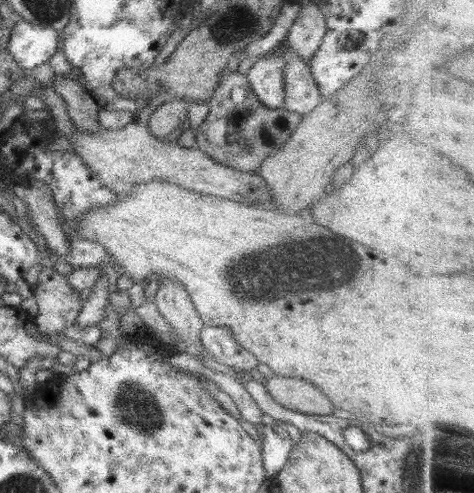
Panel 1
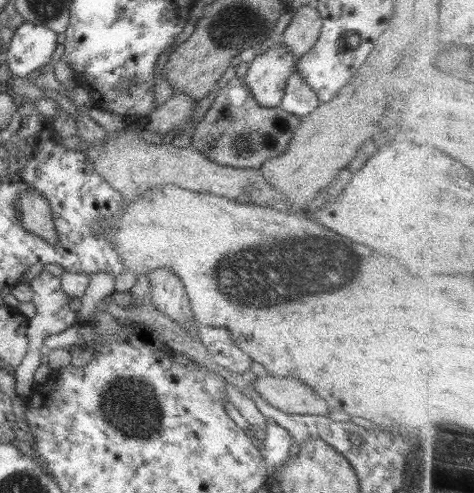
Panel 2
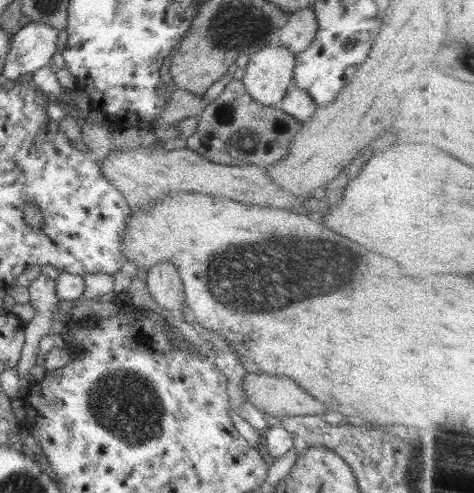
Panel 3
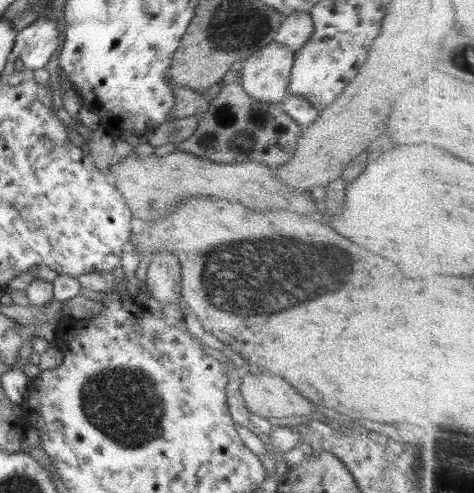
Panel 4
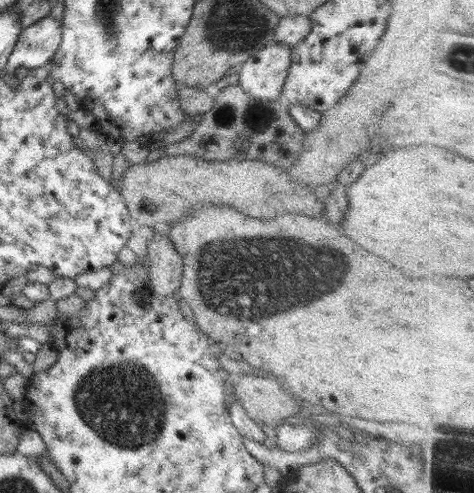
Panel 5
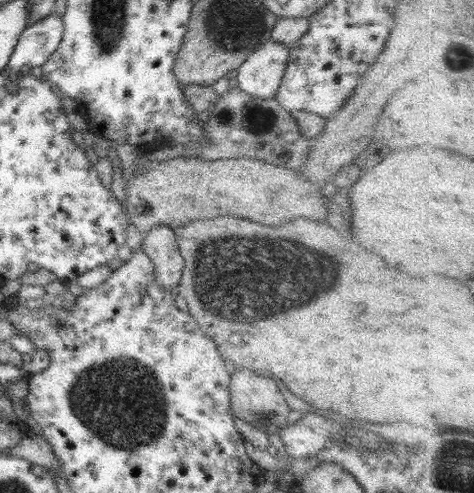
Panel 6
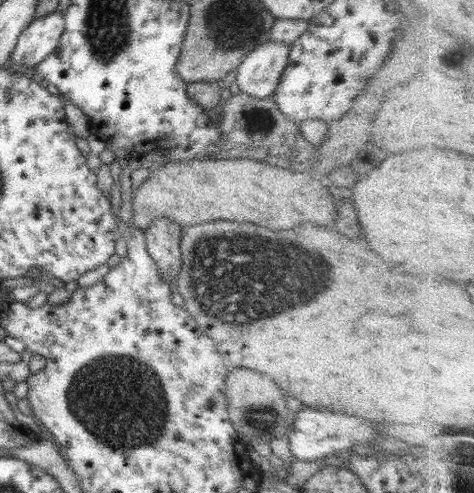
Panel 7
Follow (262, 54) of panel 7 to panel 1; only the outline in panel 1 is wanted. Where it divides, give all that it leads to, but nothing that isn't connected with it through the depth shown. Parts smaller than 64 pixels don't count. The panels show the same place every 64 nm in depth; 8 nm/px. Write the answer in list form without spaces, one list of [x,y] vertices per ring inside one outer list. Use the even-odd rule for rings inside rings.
[[[266,54],[258,56],[254,59],[254,65],[247,71],[245,76],[248,78],[248,83],[252,92],[257,96],[257,99],[270,109],[284,109],[285,86],[284,86],[284,58],[280,54]]]

